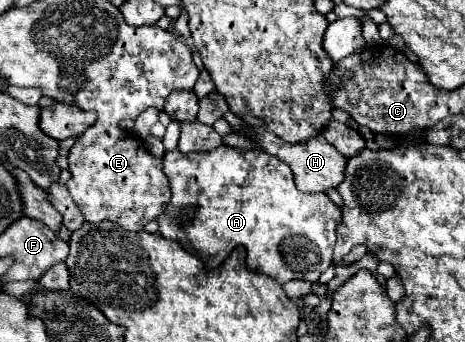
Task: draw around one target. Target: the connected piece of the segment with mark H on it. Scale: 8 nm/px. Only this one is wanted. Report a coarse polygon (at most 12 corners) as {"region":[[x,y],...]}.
{"region":[[240,132],[294,172],[302,192],[344,178],[346,156],[322,136],[304,144]]}

